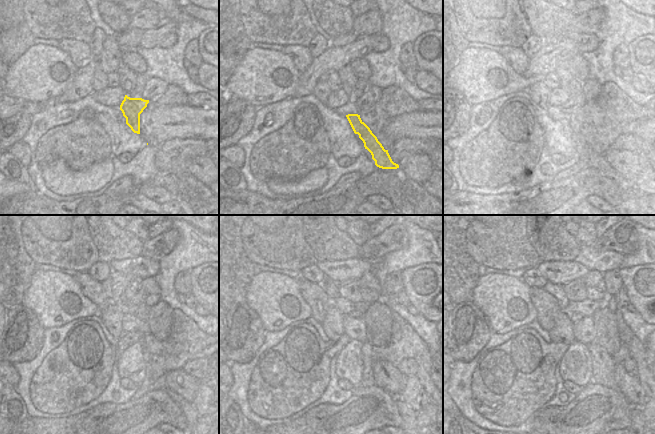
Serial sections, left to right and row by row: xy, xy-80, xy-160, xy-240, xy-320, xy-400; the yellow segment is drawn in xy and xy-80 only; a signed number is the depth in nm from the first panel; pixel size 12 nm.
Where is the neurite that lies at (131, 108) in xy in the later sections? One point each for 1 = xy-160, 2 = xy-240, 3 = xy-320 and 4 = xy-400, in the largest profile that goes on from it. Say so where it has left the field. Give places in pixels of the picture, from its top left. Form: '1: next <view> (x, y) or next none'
1: next xy-160 (599, 161)
2: next xy-240 (187, 408)
3: next xy-320 (408, 415)
4: next xy-400 (636, 416)

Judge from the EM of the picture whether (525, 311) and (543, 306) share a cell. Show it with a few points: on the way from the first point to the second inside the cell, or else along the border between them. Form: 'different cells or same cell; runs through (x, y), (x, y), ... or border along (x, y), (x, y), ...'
different cells; border along (529, 288), (529, 298), (535, 309), (536, 320)

